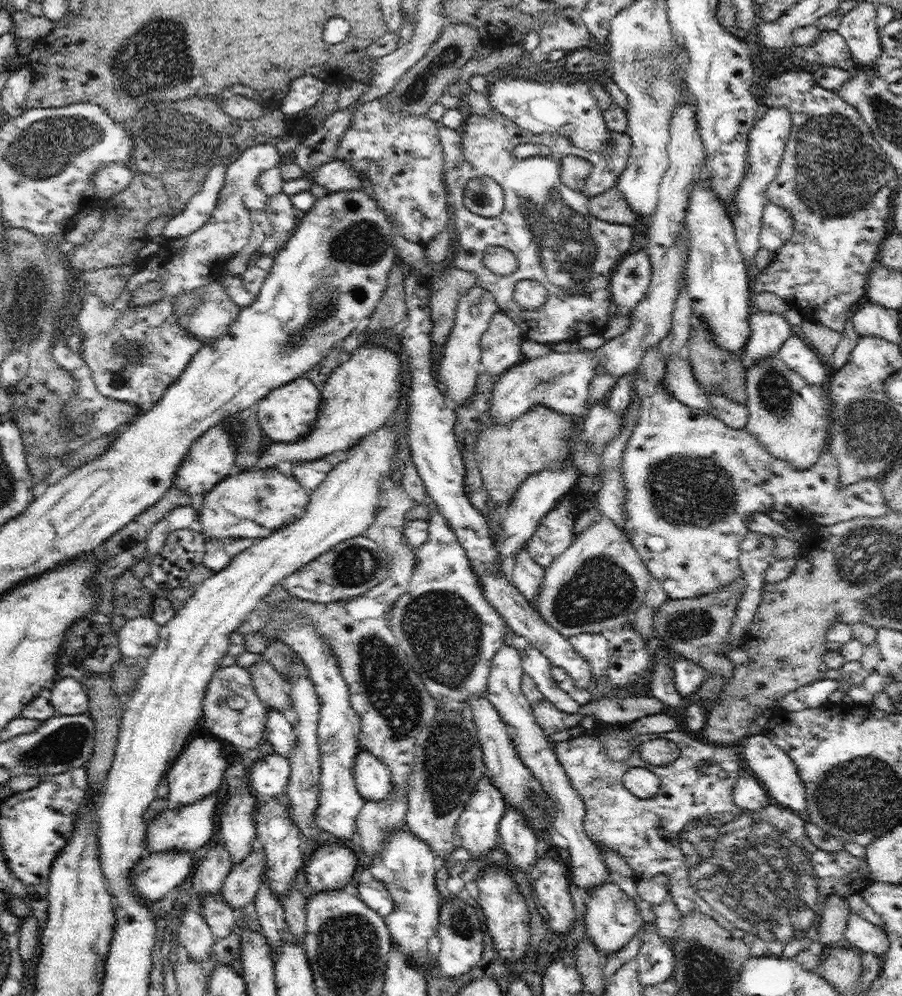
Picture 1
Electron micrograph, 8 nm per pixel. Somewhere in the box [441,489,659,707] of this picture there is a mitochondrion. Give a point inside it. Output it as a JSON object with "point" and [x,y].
{"point":[600,589]}

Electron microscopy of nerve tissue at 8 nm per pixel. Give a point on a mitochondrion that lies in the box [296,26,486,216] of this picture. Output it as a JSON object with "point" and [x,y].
{"point":[449,55]}

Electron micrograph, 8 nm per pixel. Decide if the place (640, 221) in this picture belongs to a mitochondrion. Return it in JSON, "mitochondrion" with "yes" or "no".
{"mitochondrion":"no"}

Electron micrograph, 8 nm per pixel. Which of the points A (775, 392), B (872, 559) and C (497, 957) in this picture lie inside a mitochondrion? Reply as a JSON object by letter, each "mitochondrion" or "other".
{"A":"mitochondrion","B":"mitochondrion","C":"other"}

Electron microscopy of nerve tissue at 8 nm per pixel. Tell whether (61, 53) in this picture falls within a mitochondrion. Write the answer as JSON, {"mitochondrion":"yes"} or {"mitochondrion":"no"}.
{"mitochondrion":"no"}

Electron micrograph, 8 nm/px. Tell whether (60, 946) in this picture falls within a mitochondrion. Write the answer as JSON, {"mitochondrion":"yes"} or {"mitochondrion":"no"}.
{"mitochondrion":"no"}

